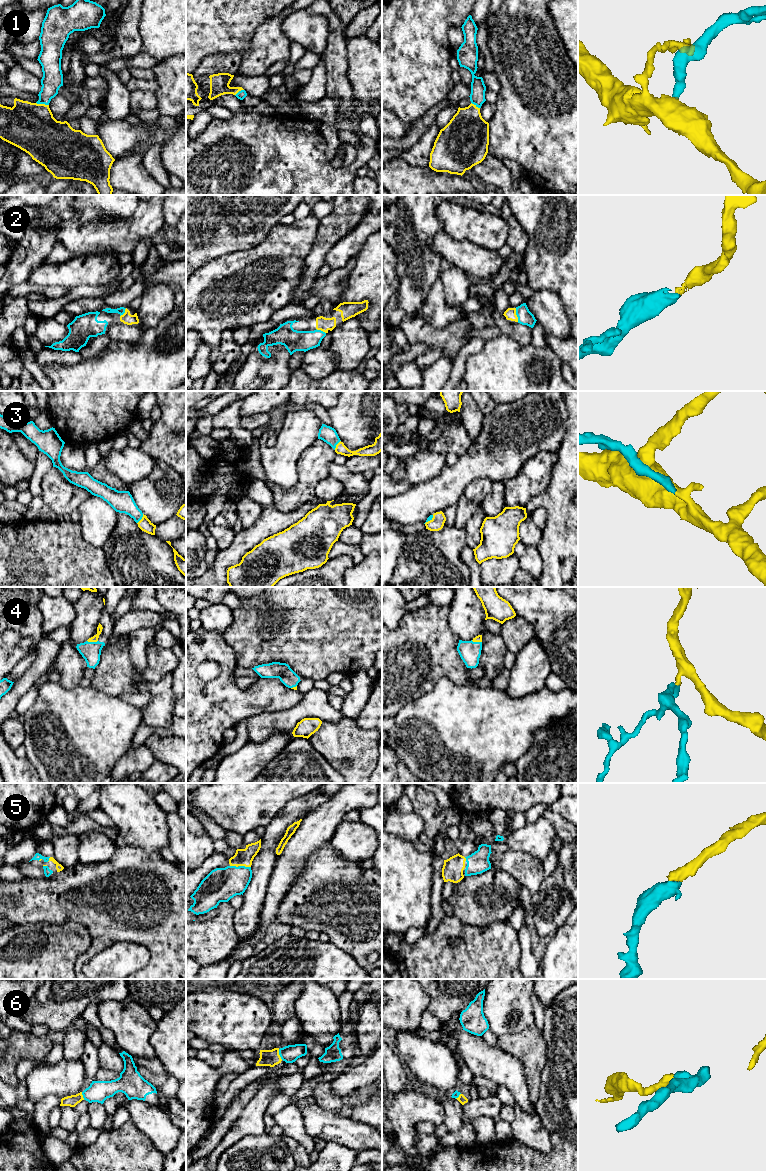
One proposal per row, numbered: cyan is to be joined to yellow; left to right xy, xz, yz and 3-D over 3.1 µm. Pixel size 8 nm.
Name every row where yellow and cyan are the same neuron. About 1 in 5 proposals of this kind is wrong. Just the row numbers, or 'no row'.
1, 2, 3, 4, 5

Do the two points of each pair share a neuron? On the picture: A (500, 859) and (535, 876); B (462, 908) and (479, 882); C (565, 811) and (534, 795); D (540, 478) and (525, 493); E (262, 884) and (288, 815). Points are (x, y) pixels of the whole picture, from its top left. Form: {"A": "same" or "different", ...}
{"A": "same", "B": "same", "C": "different", "D": "same", "E": "same"}

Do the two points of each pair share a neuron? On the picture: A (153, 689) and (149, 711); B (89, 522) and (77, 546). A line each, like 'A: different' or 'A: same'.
A: same
B: different

